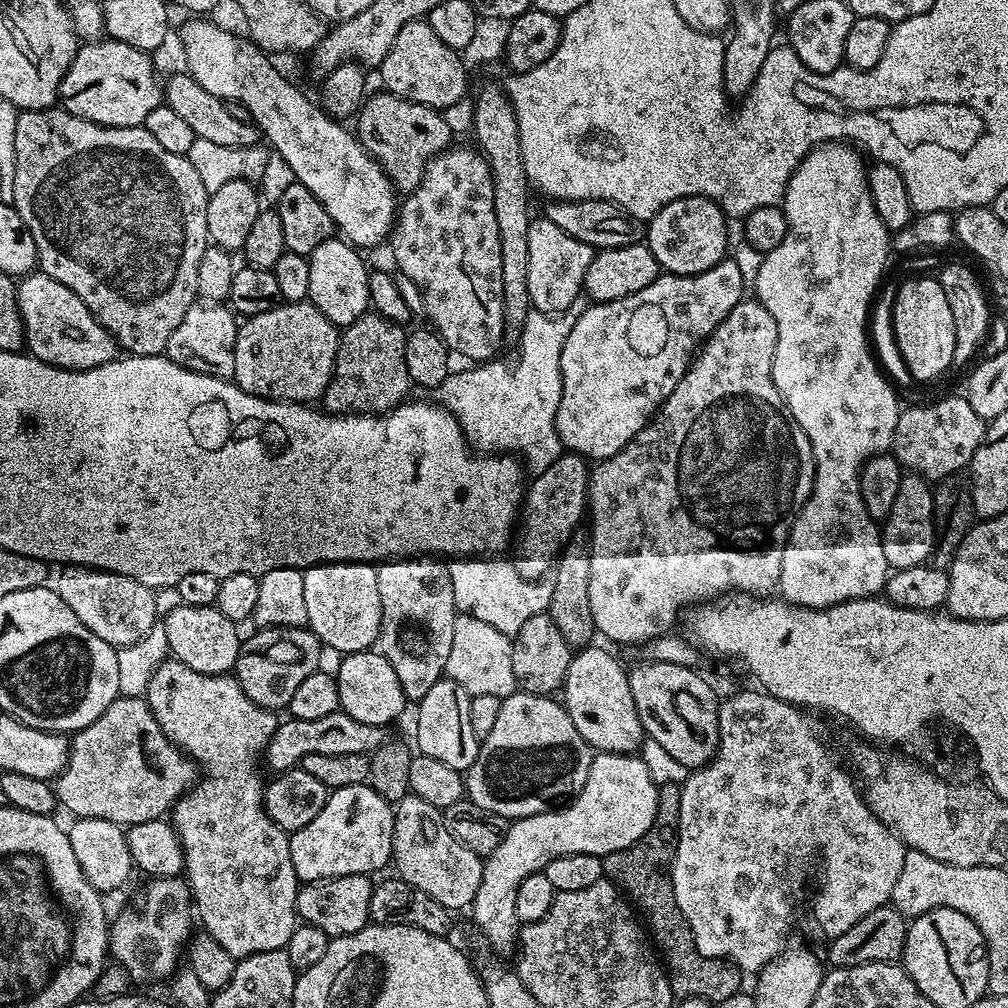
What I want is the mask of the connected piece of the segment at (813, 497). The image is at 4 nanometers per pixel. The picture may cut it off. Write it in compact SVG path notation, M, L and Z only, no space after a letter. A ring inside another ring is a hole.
M848 142L817 144L811 152L807 152L802 158L802 162L794 170L784 191L782 207L786 214L786 238L782 238L781 244L774 246L774 250L764 253L764 261L761 268L758 269L758 278L754 285L755 299L759 300L762 306L766 306L766 310L770 310L770 314L778 326L778 342L774 350L774 366L772 367L774 386L778 386L778 394L782 394L784 404L790 410L790 414L796 419L798 426L802 426L806 438L810 438L810 446L816 463L812 493L796 516L796 521L792 523L786 550L782 554L782 574L778 589L779 595L783 599L787 600L789 604L797 604L800 608L829 608L838 606L847 600L867 600L885 591L890 575L886 553L882 551L881 529L878 527L877 521L872 520L870 514L866 514L866 506L862 502L860 493L860 472L864 468L864 463L871 456L887 453L891 449L894 442L894 430L898 426L898 418L902 411L902 404L896 401L897 389L892 380L882 371L873 349L870 347L870 309L873 307L878 289L885 279L884 267L888 264L888 252L890 253L890 233L888 227L882 222L882 218L878 218L878 210L874 210L874 198L870 194L868 185L868 168L863 159L865 160L865 157Z

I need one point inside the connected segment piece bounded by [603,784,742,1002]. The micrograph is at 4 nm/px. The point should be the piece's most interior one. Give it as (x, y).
(642, 871)

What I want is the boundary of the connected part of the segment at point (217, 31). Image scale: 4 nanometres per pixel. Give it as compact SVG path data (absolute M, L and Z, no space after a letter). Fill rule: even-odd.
M188 18L180 28L180 44L184 47L184 60L188 63L187 75L192 76L194 82L206 90L206 94L214 94L225 102L242 102L242 106L250 110L251 123L260 129L271 151L284 159L285 166L296 175L293 176L295 183L306 186L306 190L310 190L310 194L314 194L314 198L326 206L326 214L330 214L343 239L360 250L372 248L383 240L385 243L396 223L398 193L380 163L360 145L359 139L349 129L349 133L344 129L341 121L329 116L298 85L291 84L272 65L273 57L269 53L247 35L235 36L230 29L208 19L212 18Z

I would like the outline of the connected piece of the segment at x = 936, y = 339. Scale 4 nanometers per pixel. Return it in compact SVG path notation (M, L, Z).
M920 274L897 287L893 302L893 334L898 350L909 368L913 381L936 380L947 368L953 367L954 358L954 313L943 292L939 279Z

